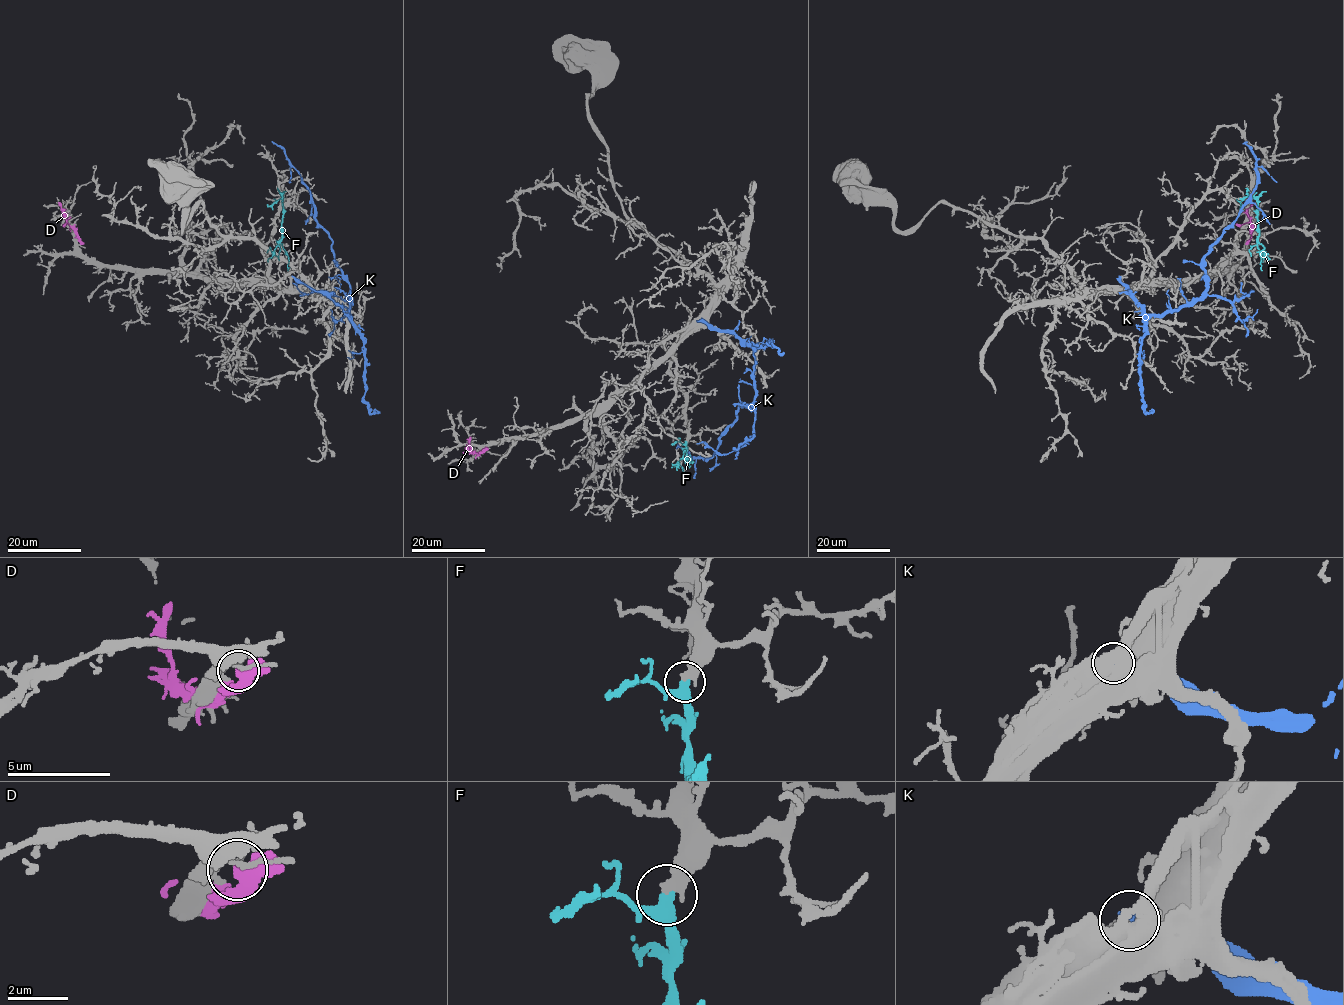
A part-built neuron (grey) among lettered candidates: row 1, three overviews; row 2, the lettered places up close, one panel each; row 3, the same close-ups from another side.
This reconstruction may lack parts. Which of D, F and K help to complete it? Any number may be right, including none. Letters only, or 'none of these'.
F

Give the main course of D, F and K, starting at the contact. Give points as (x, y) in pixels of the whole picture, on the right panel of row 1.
D: (1247, 240), (1251, 237), (1247, 216), (1250, 202)
F: (1240, 198), (1253, 197), (1257, 203), (1258, 242), (1264, 248), (1260, 257), (1262, 271)
K: (1120, 276), (1147, 314), (1177, 312), (1200, 296), (1206, 288), (1204, 256), (1256, 182), (1256, 159), (1246, 141)

